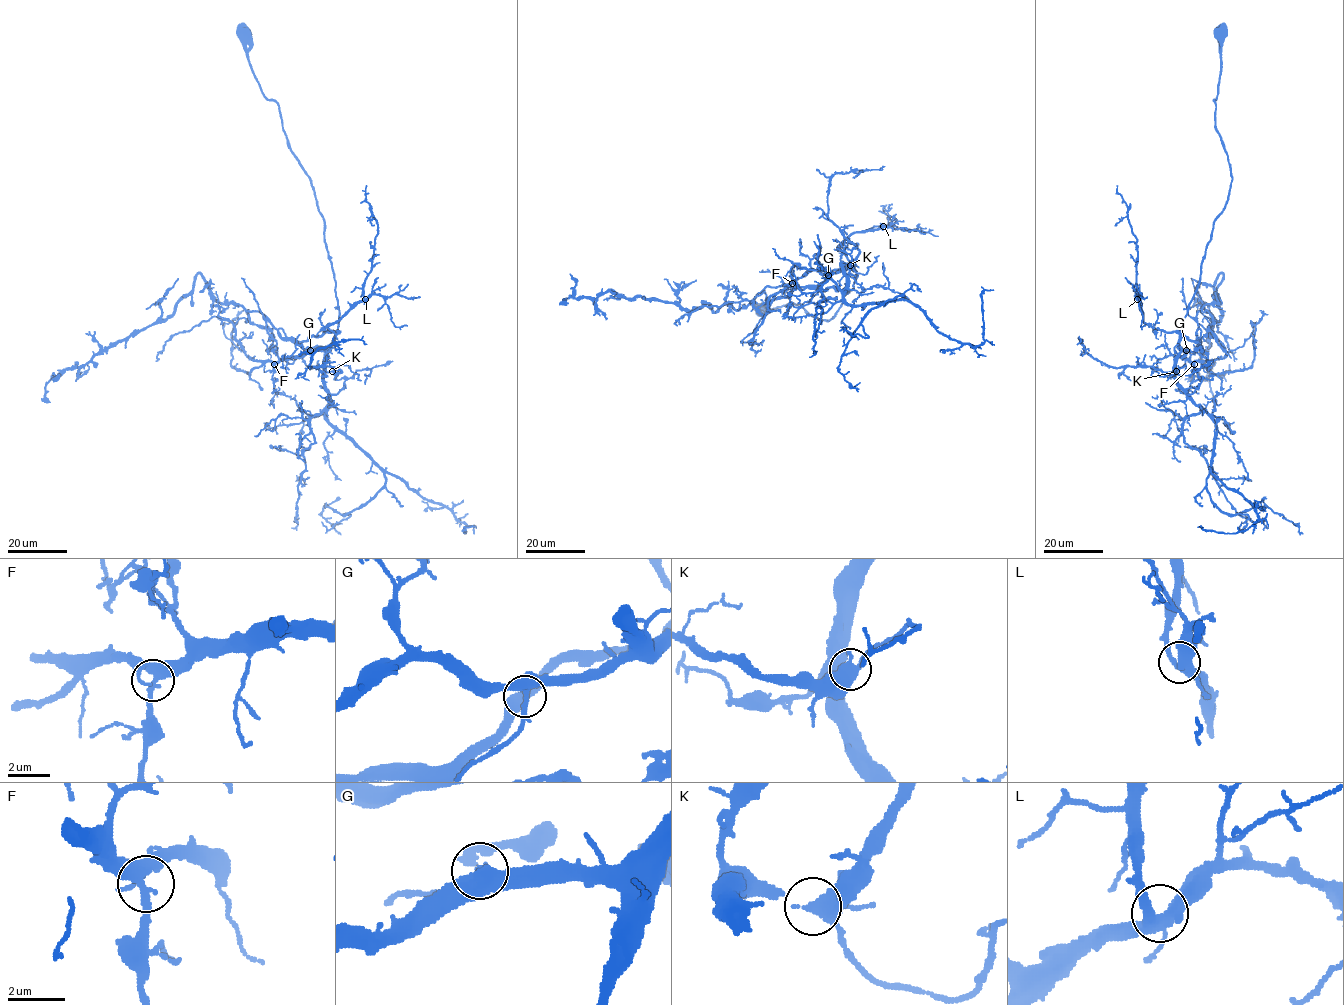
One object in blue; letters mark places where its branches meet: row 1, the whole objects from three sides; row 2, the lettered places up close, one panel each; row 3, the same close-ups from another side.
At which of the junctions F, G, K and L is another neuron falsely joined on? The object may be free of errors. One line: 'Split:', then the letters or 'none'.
Split: none

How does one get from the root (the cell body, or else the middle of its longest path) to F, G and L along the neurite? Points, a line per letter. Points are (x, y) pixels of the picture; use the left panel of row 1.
F: (244, 33), (251, 70), (278, 106), (290, 150), (323, 218), (339, 308), (337, 334), (326, 348), (274, 364)
G: (244, 33), (251, 70), (278, 106), (324, 221), (339, 325), (326, 348), (310, 350)
L: (244, 33), (251, 70), (278, 106), (290, 150), (323, 218), (339, 325), (336, 331), (322, 329), (365, 299)

